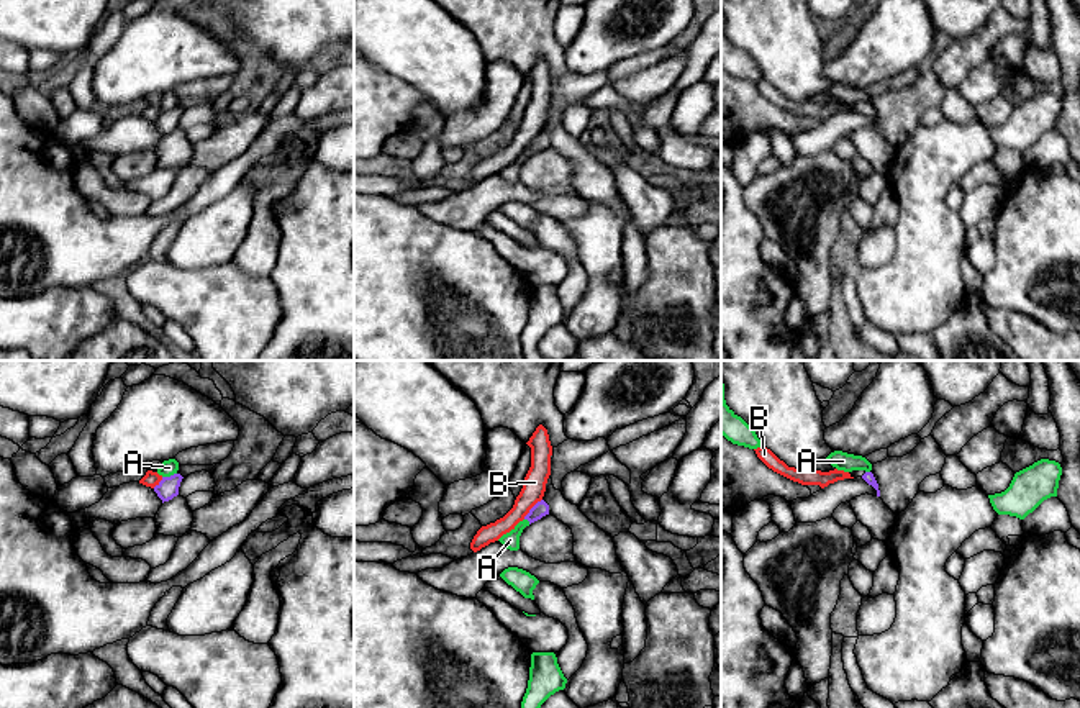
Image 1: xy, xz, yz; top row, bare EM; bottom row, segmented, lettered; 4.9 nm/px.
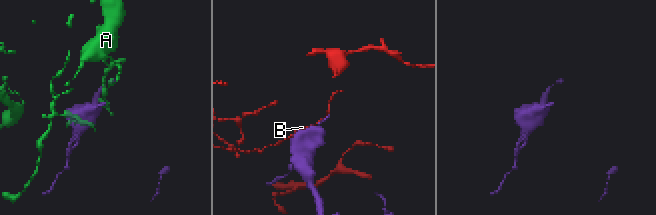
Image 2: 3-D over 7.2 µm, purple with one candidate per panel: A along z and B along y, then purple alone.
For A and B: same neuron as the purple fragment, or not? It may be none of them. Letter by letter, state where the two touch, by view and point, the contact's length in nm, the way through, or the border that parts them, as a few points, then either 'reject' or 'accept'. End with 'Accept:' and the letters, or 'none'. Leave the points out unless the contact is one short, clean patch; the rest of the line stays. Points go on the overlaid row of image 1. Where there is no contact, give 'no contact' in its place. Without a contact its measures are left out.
A: meets purple in xy at (171, 476); contact 80 nm long; reject
B: meets purple in xz at (531, 508); contact 140 nm long; reject
Accept: none

